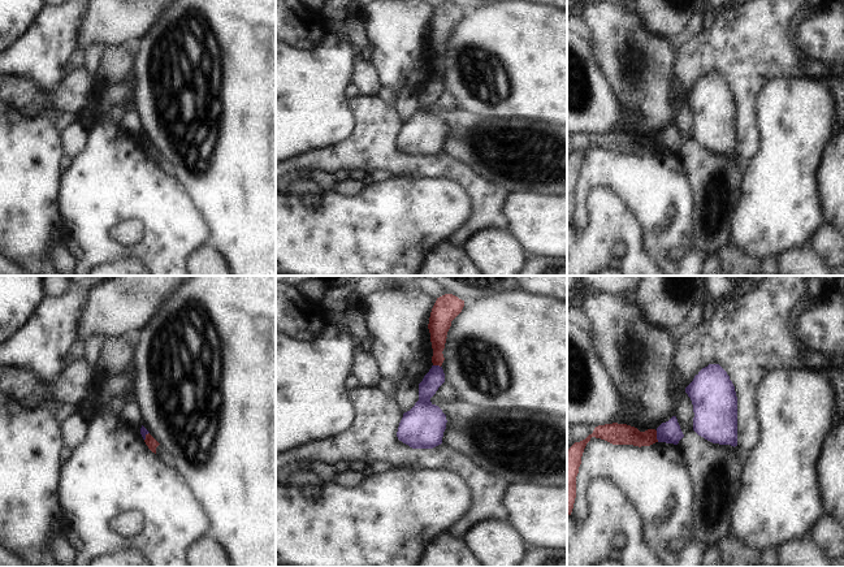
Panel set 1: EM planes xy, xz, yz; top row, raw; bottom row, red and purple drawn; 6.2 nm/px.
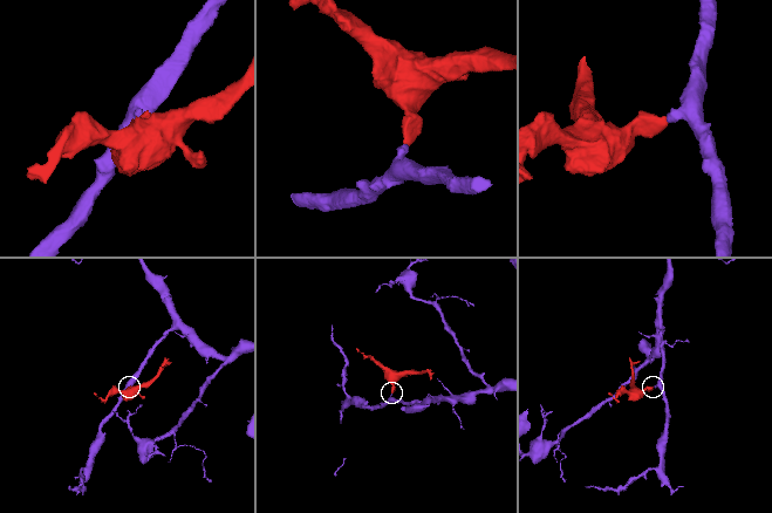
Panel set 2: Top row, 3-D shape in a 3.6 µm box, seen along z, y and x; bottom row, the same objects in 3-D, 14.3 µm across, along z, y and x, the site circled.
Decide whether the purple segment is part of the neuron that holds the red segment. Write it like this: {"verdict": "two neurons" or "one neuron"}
{"verdict": "two neurons"}

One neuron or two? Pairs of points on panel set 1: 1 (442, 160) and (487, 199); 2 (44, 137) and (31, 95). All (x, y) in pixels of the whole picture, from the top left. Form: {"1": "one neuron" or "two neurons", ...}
{"1": "one neuron", "2": "two neurons"}

